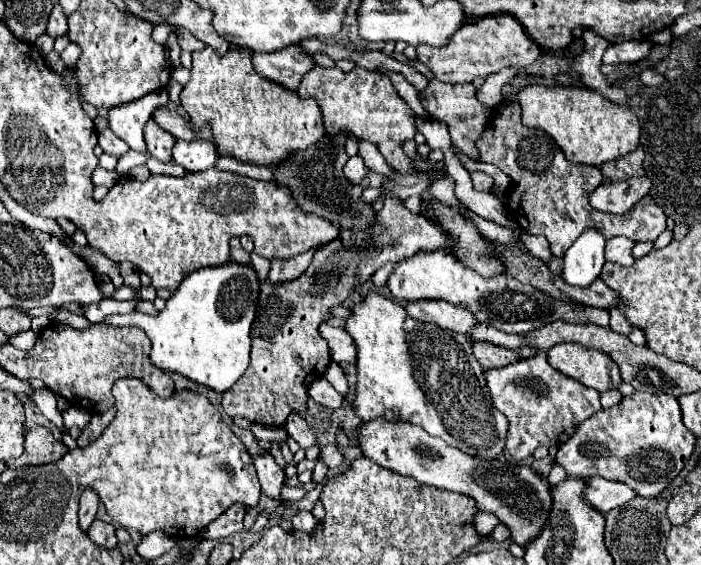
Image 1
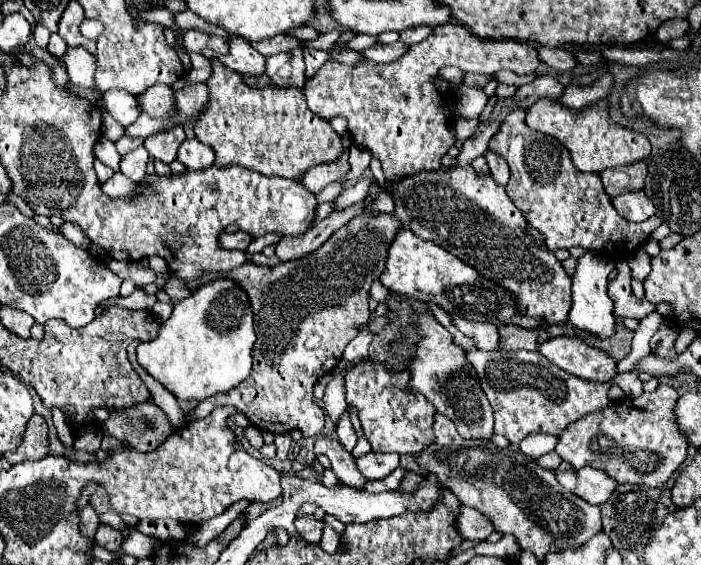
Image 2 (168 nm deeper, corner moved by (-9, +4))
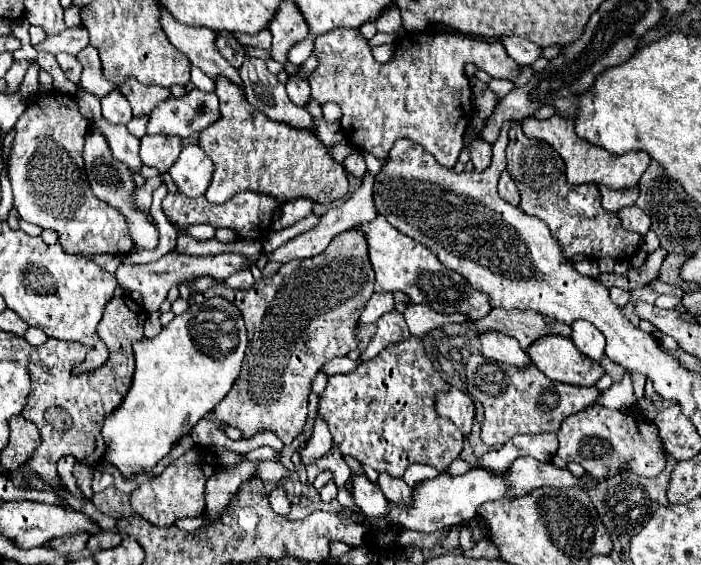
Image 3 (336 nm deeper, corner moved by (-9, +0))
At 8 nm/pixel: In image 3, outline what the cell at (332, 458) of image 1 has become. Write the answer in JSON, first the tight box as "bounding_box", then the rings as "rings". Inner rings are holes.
{"bounding_box":[377,472,411,504],"rings":[[[381,472],[379,478],[377,478],[377,484],[383,490],[387,500],[393,500],[397,504],[409,504],[411,488],[401,478],[395,478],[395,476],[387,474],[387,472]]]}

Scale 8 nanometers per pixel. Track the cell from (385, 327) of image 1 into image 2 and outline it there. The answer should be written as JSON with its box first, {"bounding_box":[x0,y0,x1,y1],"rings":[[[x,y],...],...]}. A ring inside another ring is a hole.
{"bounding_box":[407,312,493,438],"rings":[[[429,312],[417,316],[415,328],[421,340],[417,342],[417,356],[407,368],[411,372],[409,388],[419,390],[439,414],[449,416],[463,438],[489,438],[493,434],[493,410],[485,400],[479,378],[465,360],[465,350],[455,346],[453,336]]]}

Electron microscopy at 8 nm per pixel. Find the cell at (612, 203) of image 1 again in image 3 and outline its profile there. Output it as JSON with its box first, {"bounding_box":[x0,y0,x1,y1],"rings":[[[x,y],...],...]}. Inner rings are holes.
{"bounding_box":[619,206,651,236],"rings":[[[625,206],[625,208],[621,208],[619,212],[619,218],[621,218],[621,224],[627,228],[627,230],[633,230],[633,232],[637,232],[637,234],[641,234],[641,236],[645,236],[647,234],[647,230],[649,230],[649,226],[651,226],[651,220],[649,220],[649,216],[639,208],[639,206]]]}

